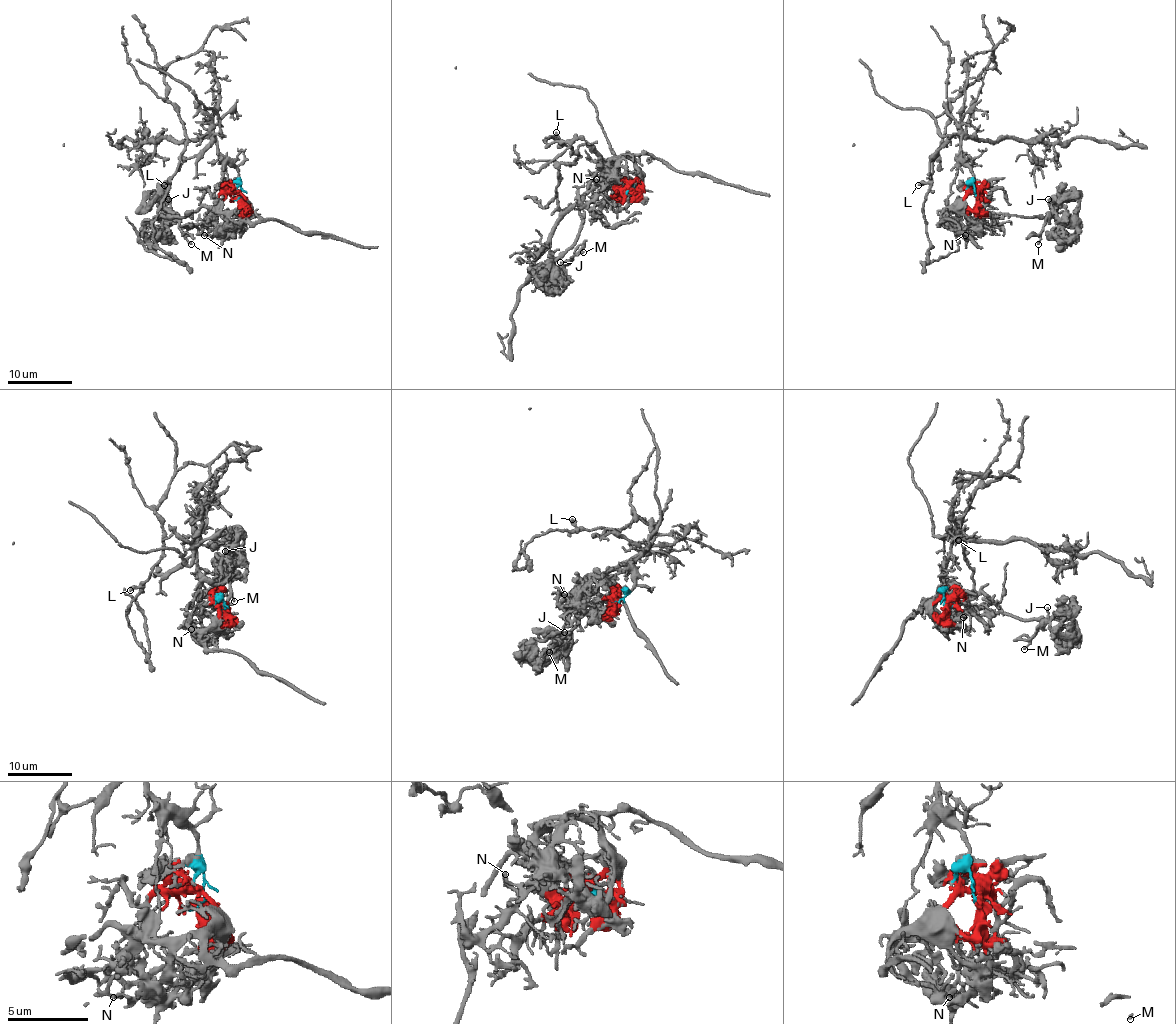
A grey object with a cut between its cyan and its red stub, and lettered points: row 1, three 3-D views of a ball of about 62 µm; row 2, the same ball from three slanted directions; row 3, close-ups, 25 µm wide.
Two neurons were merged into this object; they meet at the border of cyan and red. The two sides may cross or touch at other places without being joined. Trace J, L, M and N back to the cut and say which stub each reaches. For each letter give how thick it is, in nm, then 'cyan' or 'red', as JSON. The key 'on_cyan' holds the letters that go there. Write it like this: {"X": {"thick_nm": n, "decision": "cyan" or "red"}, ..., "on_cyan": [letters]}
{"J": {"thick_nm": 130, "decision": "red"}, "L": {"thick_nm": 340, "decision": "cyan"}, "M": {"thick_nm": 150, "decision": "red"}, "N": {"thick_nm": 180, "decision": "red"}, "on_cyan": ["L"]}

